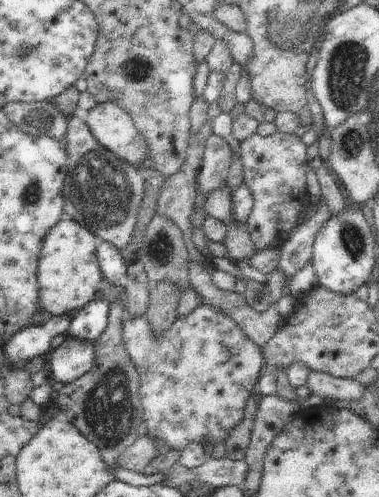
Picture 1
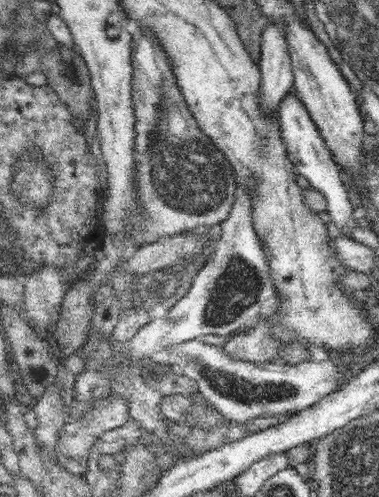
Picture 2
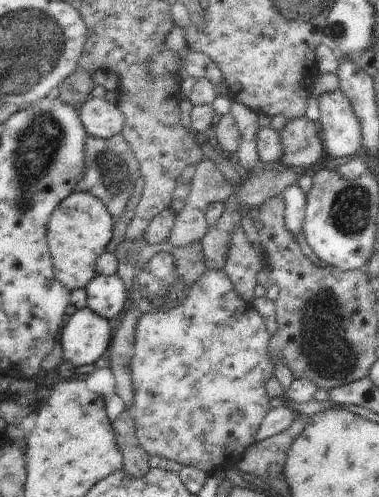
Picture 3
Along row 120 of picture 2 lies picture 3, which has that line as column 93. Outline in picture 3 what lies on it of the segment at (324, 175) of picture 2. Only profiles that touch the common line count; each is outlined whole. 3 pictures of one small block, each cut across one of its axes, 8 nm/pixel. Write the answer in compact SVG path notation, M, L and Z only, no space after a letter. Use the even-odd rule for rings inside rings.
M97 276L87 286L87 308L93 310L93 314L113 320L121 310L125 310L125 300L129 290L125 290L123 280L115 276Z

